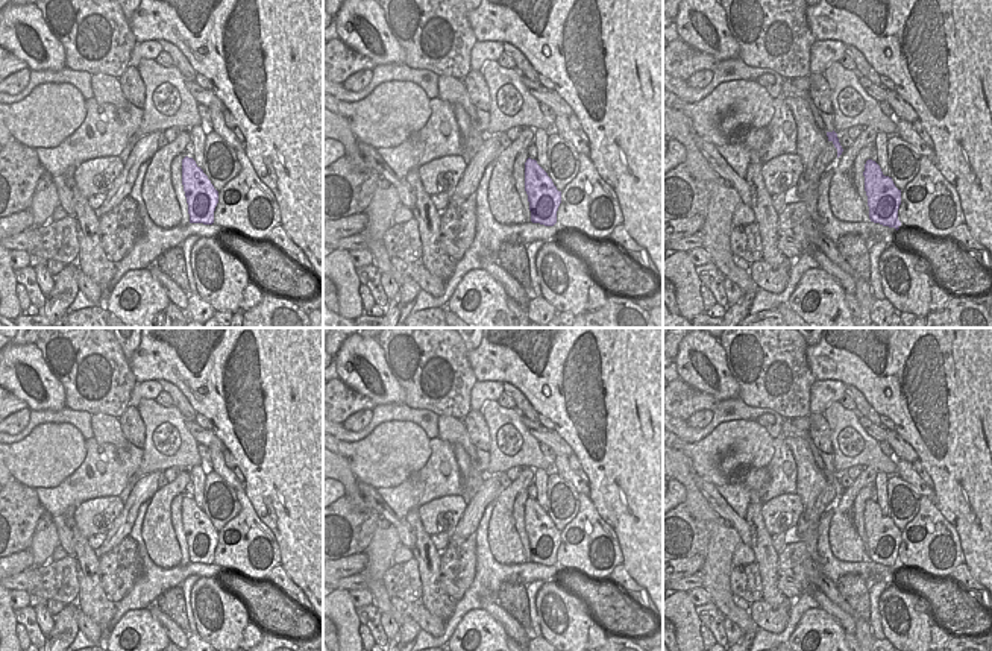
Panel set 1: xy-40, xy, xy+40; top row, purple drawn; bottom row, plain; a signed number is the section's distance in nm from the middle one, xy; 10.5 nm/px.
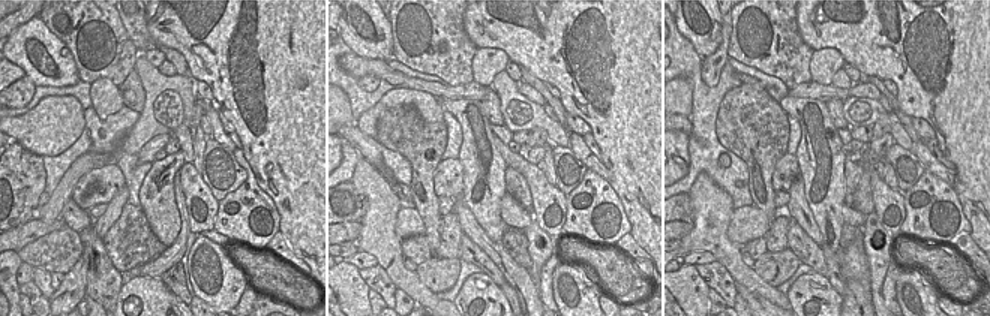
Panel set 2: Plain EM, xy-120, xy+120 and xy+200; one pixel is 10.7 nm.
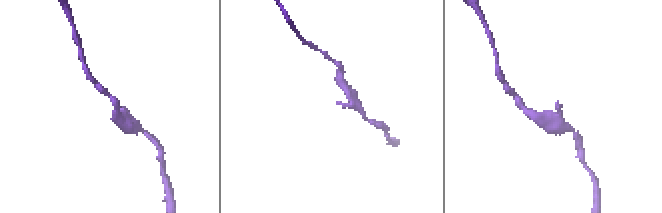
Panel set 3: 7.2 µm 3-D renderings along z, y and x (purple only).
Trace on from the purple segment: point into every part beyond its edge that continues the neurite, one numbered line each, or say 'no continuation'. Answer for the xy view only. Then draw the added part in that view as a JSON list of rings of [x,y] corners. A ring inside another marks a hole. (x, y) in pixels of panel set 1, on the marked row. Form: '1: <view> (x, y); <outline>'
no continuation

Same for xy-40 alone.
no continuation

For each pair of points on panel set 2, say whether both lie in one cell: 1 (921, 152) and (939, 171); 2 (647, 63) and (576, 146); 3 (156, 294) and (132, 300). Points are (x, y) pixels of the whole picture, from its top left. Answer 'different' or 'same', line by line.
1: same
2: different
3: same

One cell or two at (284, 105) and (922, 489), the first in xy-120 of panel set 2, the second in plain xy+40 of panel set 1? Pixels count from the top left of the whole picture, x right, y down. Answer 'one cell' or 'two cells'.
two cells

